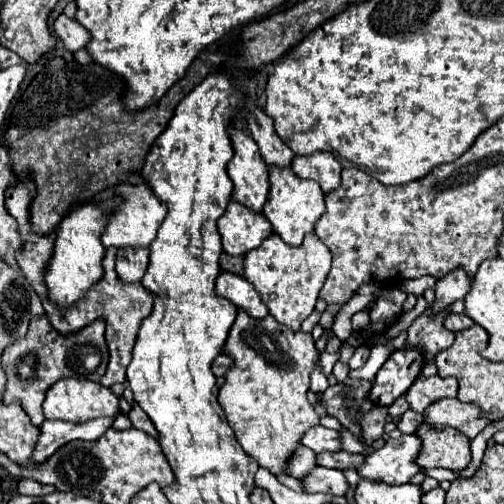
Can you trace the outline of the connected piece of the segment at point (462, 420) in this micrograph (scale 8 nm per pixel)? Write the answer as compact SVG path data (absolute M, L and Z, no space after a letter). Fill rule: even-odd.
M443 398L435 404L431 404L425 412L425 422L433 428L445 428L447 424L451 428L457 428L467 438L475 438L479 430L483 430L491 420L483 414L483 410L475 404L459 402L457 398Z

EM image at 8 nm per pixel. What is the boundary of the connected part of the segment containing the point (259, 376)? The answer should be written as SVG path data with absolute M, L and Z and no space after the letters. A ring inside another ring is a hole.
M237 308L237 318L227 334L223 354L233 358L233 364L225 374L225 384L219 390L219 404L225 410L229 426L235 430L243 450L255 458L261 468L267 468L271 474L285 472L287 458L291 458L293 450L299 446L299 438L311 426L319 424L319 416L307 400L309 374L313 372L315 360L319 358L313 336L303 334L301 330L287 330L287 326L275 322L271 316L255 320L243 308Z

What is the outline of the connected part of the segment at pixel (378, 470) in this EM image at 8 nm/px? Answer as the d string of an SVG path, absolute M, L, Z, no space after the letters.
M415 434L389 438L383 448L365 456L365 462L357 472L361 478L371 482L405 484L419 472L415 466L415 454L419 454L419 438L415 438Z

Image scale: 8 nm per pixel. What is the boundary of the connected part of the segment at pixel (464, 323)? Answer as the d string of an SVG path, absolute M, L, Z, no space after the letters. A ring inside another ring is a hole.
M449 314L449 316L445 318L443 326L445 326L447 330L451 330L451 332L459 332L459 330L471 328L473 322L471 322L471 318L467 318L465 314Z

